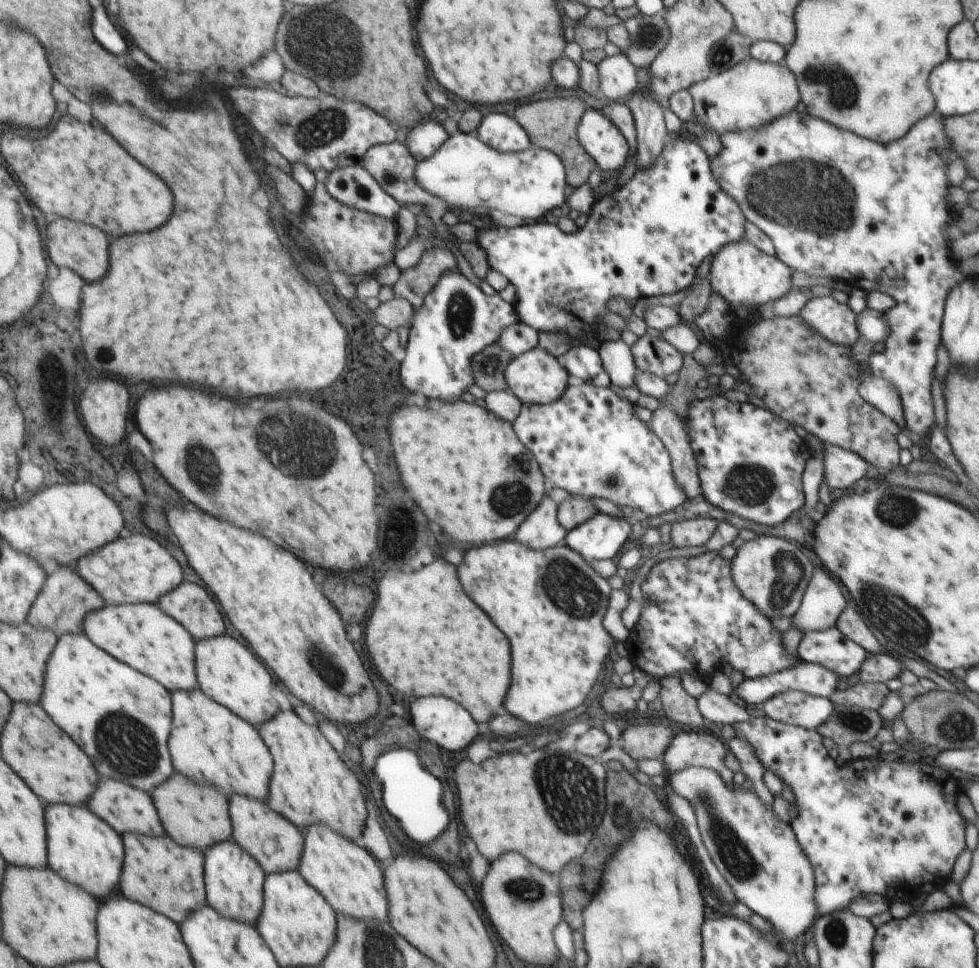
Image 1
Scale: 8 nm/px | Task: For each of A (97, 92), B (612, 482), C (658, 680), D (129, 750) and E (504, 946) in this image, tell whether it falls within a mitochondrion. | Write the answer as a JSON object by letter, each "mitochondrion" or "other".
{"A":"mitochondrion","B":"mitochondrion","C":"other","D":"mitochondrion","E":"other"}

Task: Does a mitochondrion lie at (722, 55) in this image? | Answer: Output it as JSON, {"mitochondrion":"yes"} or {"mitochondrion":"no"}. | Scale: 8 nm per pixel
{"mitochondrion":"yes"}

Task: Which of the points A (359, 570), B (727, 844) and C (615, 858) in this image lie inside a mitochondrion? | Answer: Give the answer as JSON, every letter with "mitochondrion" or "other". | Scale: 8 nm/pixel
{"A":"other","B":"mitochondrion","C":"mitochondrion"}

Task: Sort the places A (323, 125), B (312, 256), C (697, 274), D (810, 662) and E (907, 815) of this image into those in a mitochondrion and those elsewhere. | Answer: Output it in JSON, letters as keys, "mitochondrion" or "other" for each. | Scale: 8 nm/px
{"A":"mitochondrion","B":"other","C":"other","D":"other","E":"other"}

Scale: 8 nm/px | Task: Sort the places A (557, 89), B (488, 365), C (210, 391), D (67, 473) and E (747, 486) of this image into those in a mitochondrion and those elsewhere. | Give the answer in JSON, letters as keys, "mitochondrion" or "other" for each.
{"A":"other","B":"mitochondrion","C":"other","D":"other","E":"mitochondrion"}

